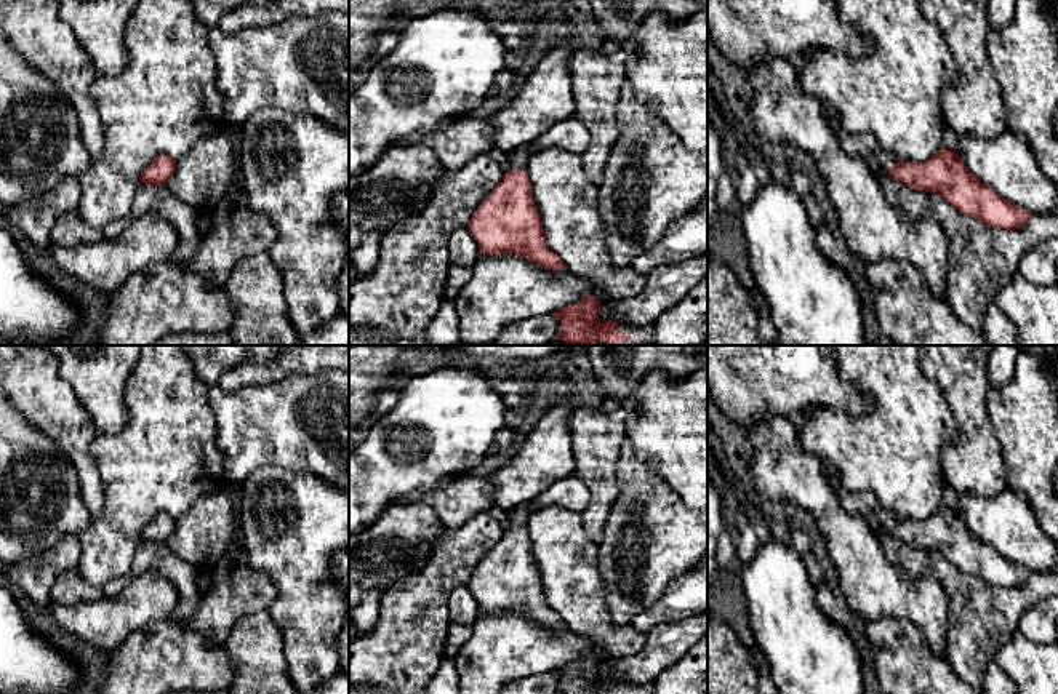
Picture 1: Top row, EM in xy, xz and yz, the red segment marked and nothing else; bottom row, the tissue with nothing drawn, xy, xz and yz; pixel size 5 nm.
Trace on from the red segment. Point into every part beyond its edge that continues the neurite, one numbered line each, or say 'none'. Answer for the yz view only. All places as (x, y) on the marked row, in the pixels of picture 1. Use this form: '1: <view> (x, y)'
1: yz (865, 146)

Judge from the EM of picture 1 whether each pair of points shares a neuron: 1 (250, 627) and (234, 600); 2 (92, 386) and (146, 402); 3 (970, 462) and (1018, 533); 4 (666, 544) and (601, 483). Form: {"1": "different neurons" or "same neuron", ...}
{"1": "different neurons", "2": "different neurons", "3": "different neurons", "4": "different neurons"}

